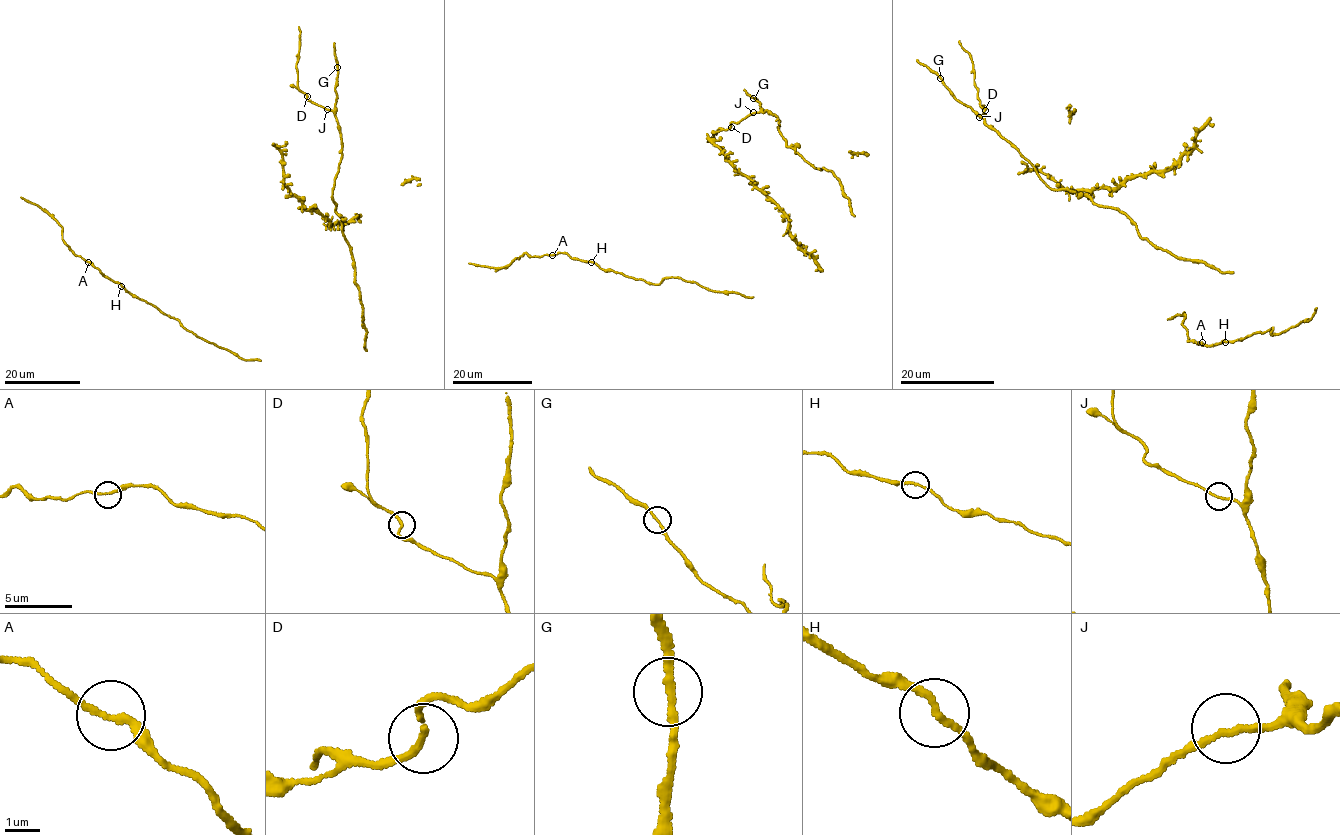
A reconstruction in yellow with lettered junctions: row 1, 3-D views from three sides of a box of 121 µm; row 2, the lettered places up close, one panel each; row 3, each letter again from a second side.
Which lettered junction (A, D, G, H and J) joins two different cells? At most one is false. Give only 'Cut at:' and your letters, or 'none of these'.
Cut at: none of these

